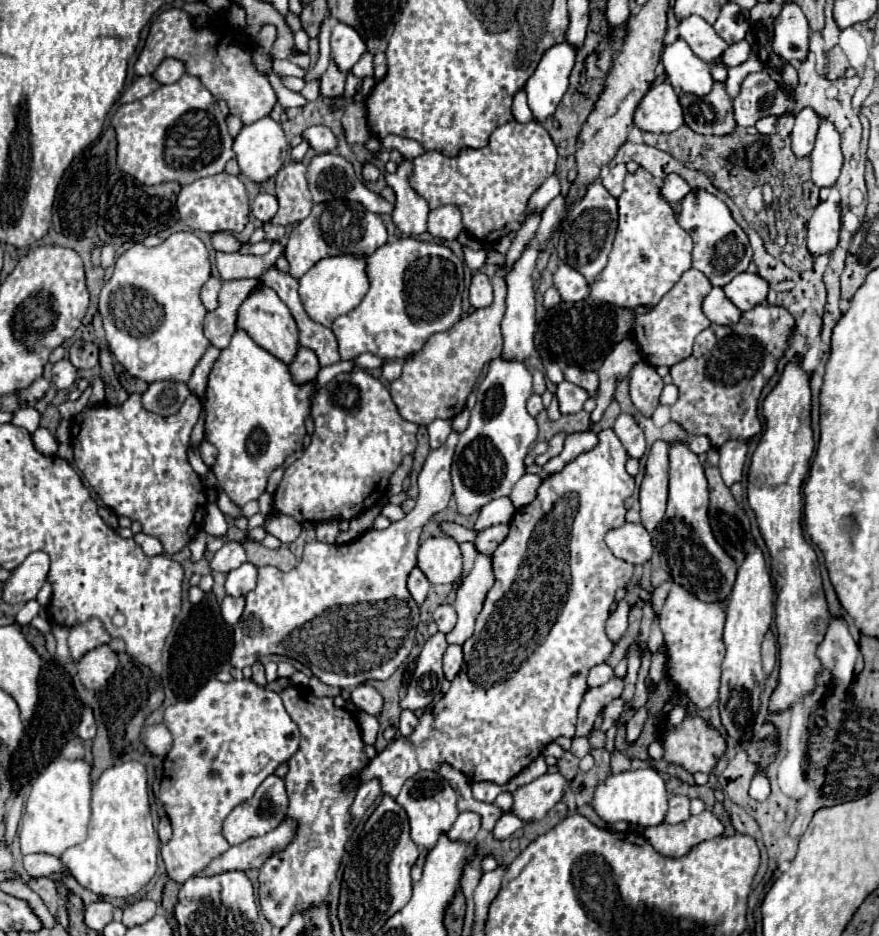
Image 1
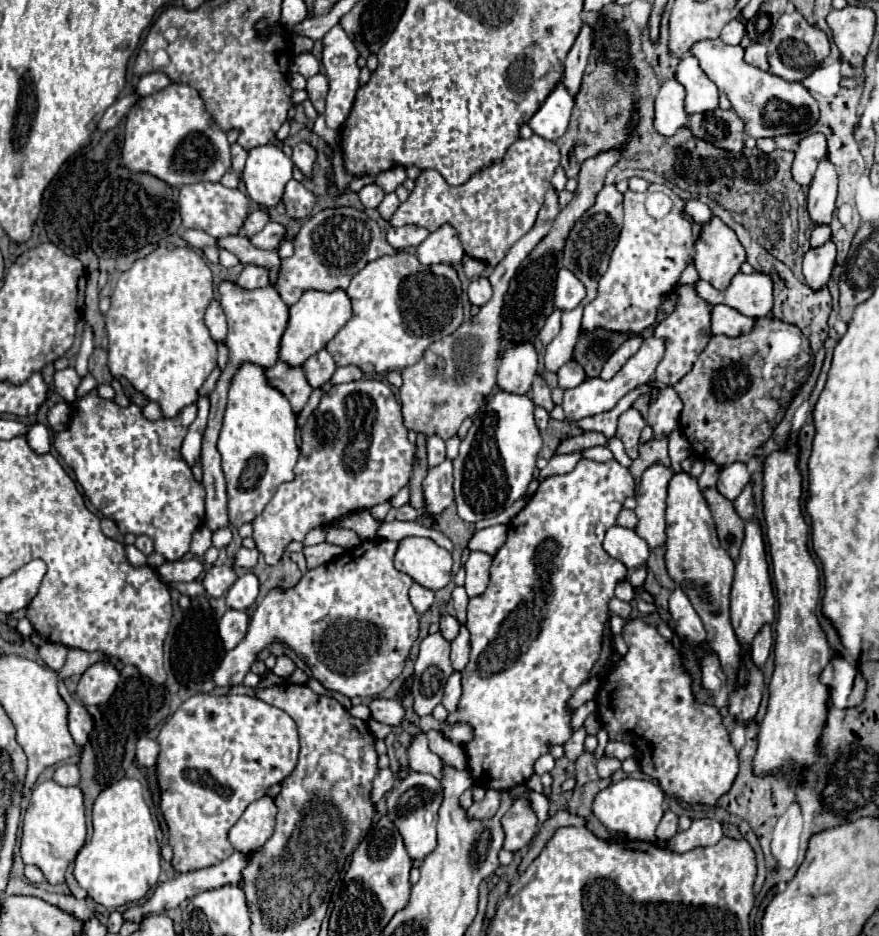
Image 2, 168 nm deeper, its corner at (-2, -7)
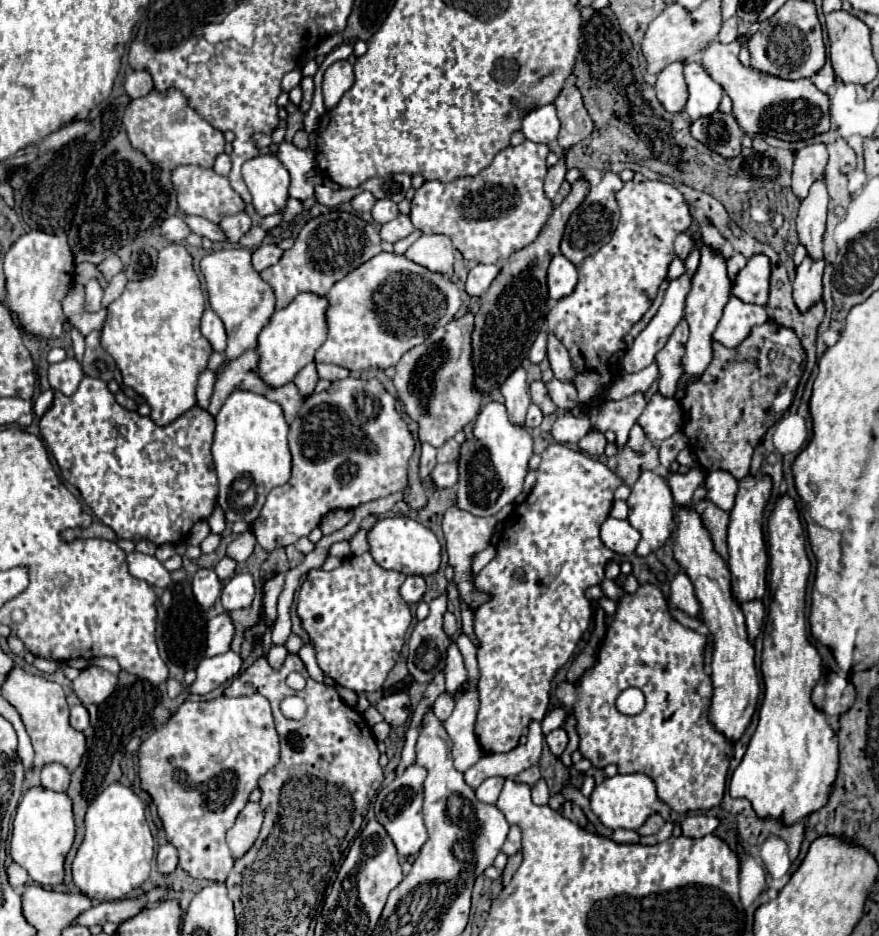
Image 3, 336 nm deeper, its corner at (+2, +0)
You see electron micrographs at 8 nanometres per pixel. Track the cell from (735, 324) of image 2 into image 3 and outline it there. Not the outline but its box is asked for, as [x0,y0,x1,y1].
[714,297,768,347]

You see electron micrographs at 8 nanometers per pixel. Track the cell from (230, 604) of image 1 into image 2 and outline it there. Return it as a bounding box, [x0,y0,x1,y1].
[218,610,248,650]

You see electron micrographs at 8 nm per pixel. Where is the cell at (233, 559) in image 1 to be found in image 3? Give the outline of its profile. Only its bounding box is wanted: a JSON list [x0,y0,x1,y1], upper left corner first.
[192,567,222,609]

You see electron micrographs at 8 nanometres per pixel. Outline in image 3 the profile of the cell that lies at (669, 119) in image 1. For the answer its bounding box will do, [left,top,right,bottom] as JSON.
[654,61,688,113]

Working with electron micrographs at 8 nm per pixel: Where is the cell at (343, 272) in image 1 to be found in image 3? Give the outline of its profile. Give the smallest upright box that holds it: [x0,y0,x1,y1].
[258,293,328,387]

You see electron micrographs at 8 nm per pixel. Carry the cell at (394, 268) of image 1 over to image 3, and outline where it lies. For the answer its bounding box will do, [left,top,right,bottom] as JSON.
[316,253,460,371]

